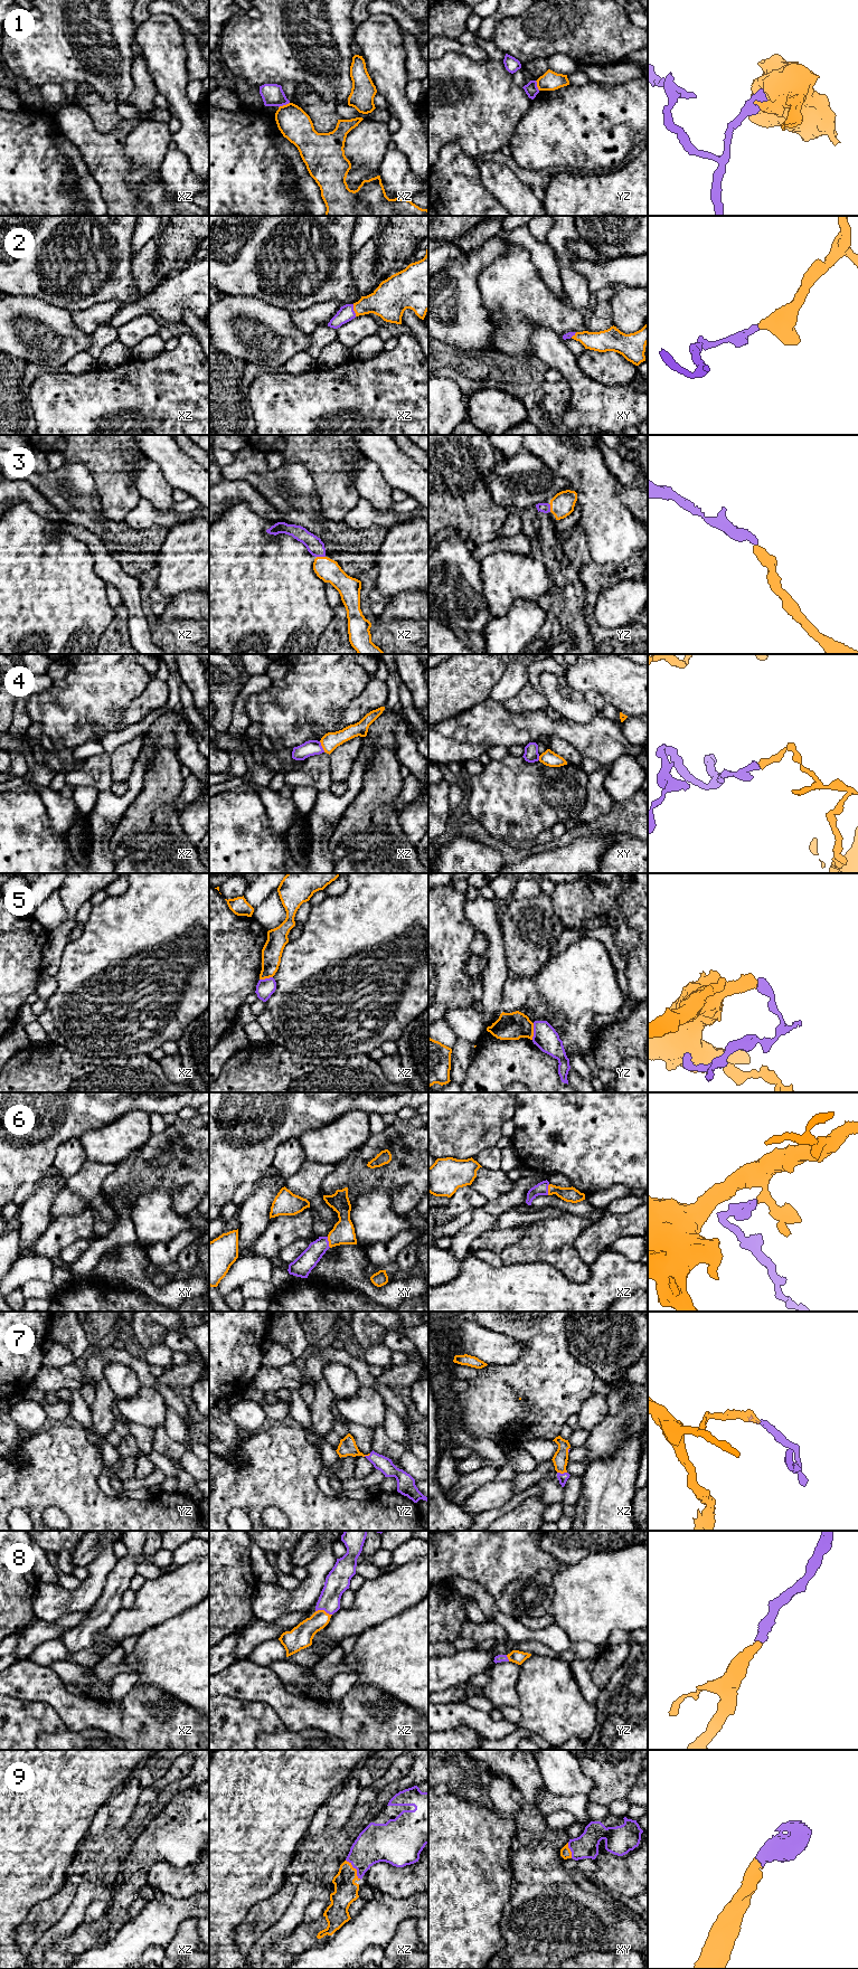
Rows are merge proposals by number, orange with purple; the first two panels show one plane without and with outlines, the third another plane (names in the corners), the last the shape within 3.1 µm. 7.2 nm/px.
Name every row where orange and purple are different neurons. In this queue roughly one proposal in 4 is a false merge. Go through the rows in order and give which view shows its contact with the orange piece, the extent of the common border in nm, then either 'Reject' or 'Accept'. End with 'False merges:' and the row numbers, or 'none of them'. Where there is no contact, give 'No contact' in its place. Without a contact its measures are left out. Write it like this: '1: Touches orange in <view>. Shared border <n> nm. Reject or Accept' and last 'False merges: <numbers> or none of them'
1: Touches orange in xz. Shared border 90 nm. Reject
2: Touches orange in xz. Shared border 90 nm. Accept
3: Touches orange in xz. Shared border 60 nm. Accept
4: Touches orange in xz. Shared border 90 nm. Reject
5: Touches orange in yz. Shared border 120 nm. Accept
6: Touches orange in xy. Shared border 80 nm. Accept
7: Touches orange in xz. Shared border 70 nm. Accept
8: Touches orange in xz. Shared border 120 nm. Accept
9: Touches orange in xz. Shared border 180 nm. Accept
False merges: 1, 4

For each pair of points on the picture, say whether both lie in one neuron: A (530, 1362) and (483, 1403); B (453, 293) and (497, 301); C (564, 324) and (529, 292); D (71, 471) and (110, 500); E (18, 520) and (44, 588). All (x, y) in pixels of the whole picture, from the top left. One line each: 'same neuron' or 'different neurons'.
A: same neuron
B: different neurons
C: same neuron
D: different neurons
E: same neuron

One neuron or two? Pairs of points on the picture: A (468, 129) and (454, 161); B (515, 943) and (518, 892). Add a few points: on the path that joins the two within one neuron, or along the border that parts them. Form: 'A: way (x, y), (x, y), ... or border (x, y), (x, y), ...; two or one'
A: border (440, 149), (456, 141), (465, 153), (478, 159); two
B: border (541, 893), (535, 897), (514, 900); two

